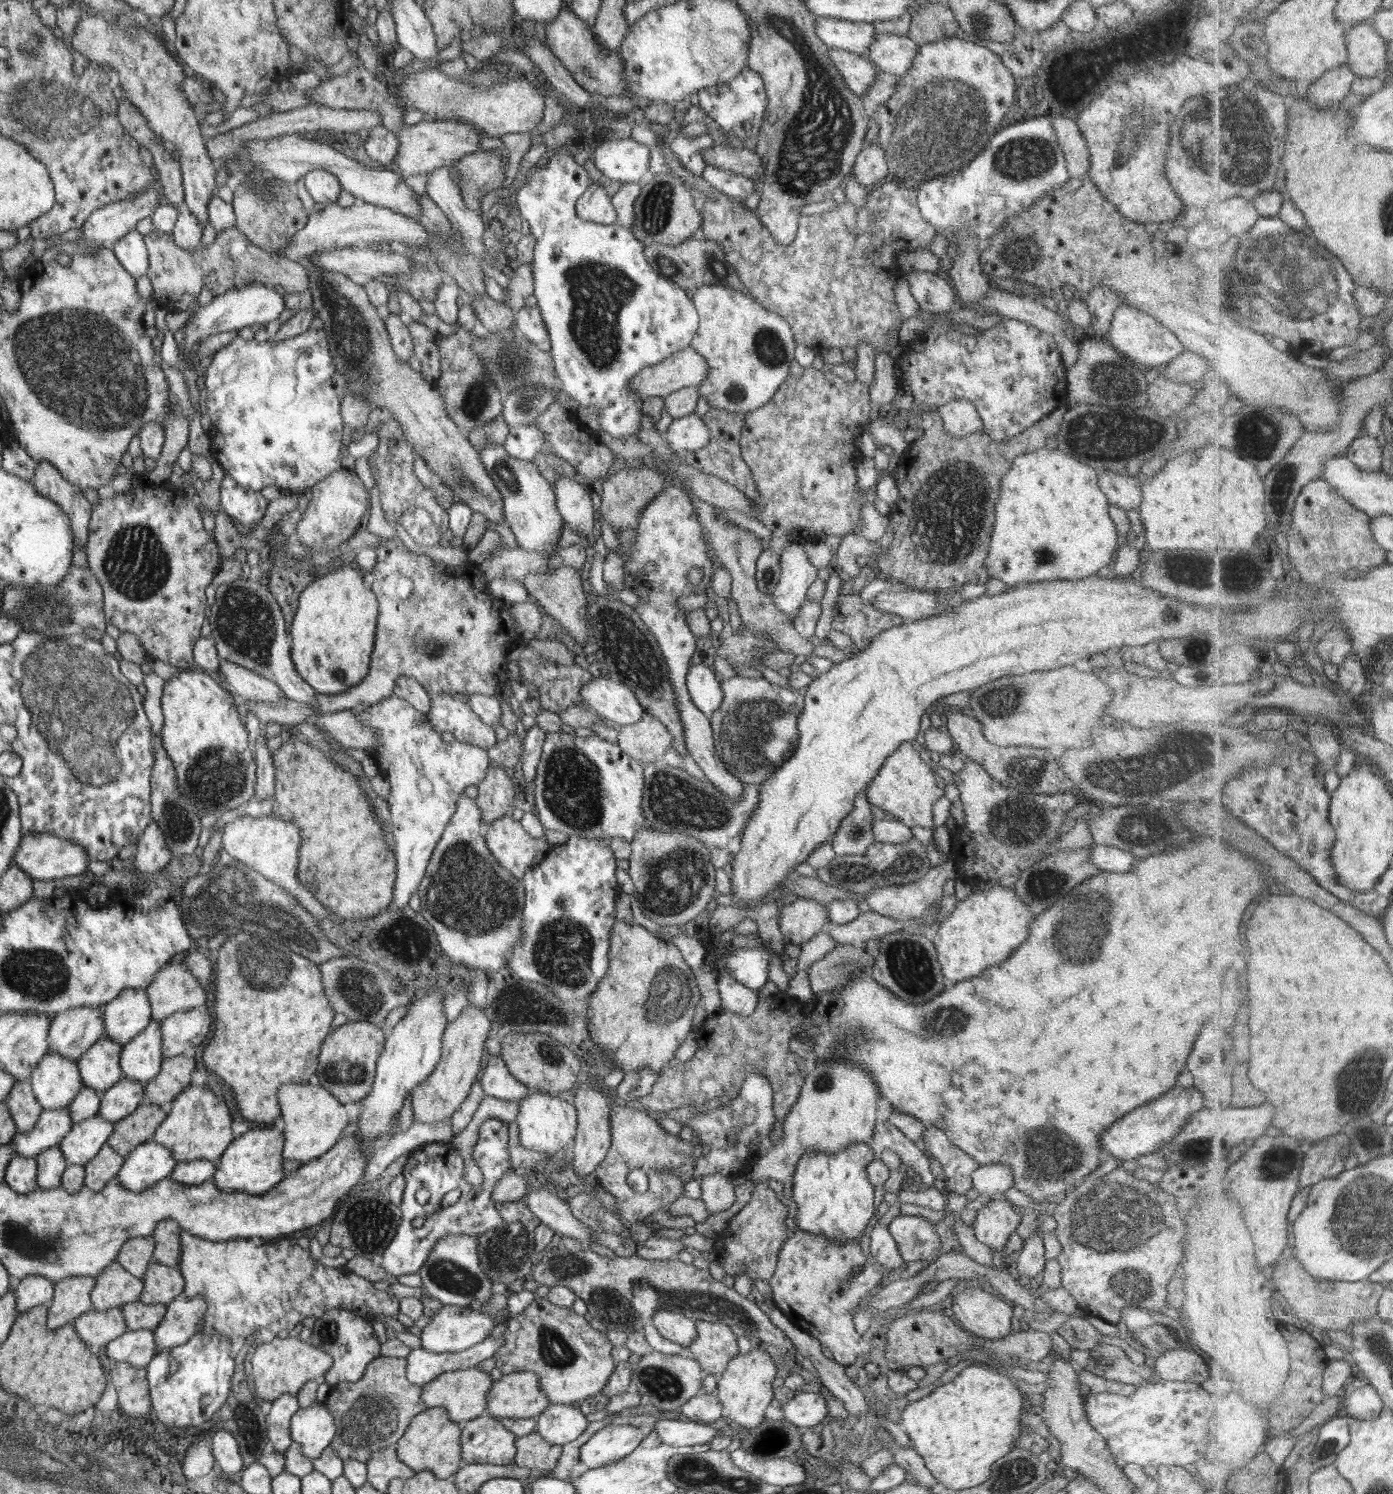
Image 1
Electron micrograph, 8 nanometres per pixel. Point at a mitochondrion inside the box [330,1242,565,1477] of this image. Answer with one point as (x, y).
(370, 1416)

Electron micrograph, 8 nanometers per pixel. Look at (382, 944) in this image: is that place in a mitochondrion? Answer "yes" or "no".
yes

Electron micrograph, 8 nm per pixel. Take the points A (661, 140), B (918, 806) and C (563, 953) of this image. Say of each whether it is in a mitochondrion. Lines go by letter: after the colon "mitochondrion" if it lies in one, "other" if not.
A: other
B: other
C: mitochondrion

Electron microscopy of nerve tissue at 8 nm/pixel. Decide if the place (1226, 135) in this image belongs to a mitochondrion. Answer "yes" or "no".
yes

